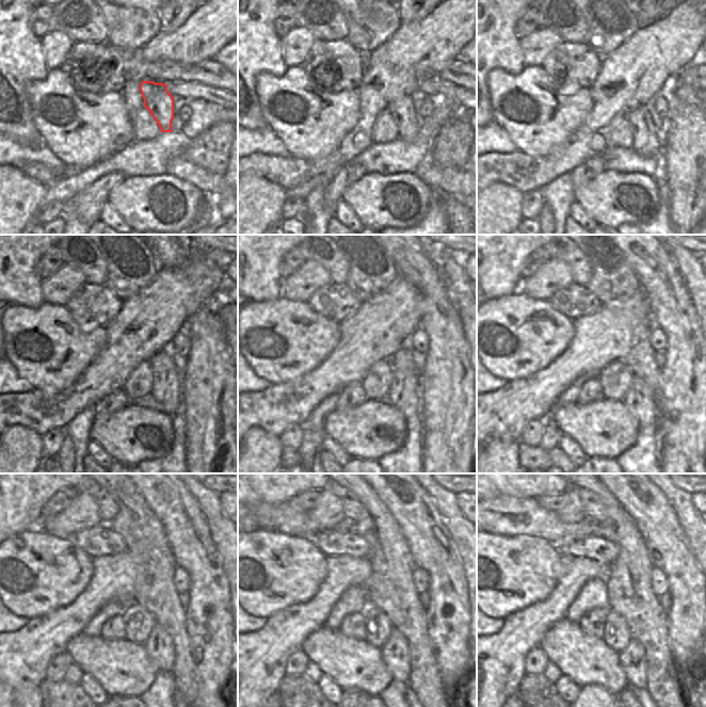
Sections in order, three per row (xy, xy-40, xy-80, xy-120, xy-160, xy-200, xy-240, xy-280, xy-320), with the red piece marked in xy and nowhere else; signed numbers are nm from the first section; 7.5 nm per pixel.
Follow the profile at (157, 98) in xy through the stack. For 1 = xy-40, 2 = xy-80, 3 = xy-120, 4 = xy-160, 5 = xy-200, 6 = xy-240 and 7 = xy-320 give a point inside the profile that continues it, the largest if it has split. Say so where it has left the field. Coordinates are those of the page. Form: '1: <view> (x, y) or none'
1: xy-40 (401, 110)
2: xy-80 (645, 142)
3: xy-120 (166, 389)
4: xy-160 (404, 391)
5: xy-200 (639, 399)
6: xy-240 (159, 646)
7: xy-320 (632, 661)

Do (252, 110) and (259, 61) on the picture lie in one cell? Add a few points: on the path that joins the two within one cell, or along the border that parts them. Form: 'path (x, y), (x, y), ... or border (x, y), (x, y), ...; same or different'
path (252, 98), (250, 73); same

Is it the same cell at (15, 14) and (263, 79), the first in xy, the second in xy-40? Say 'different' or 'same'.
different

